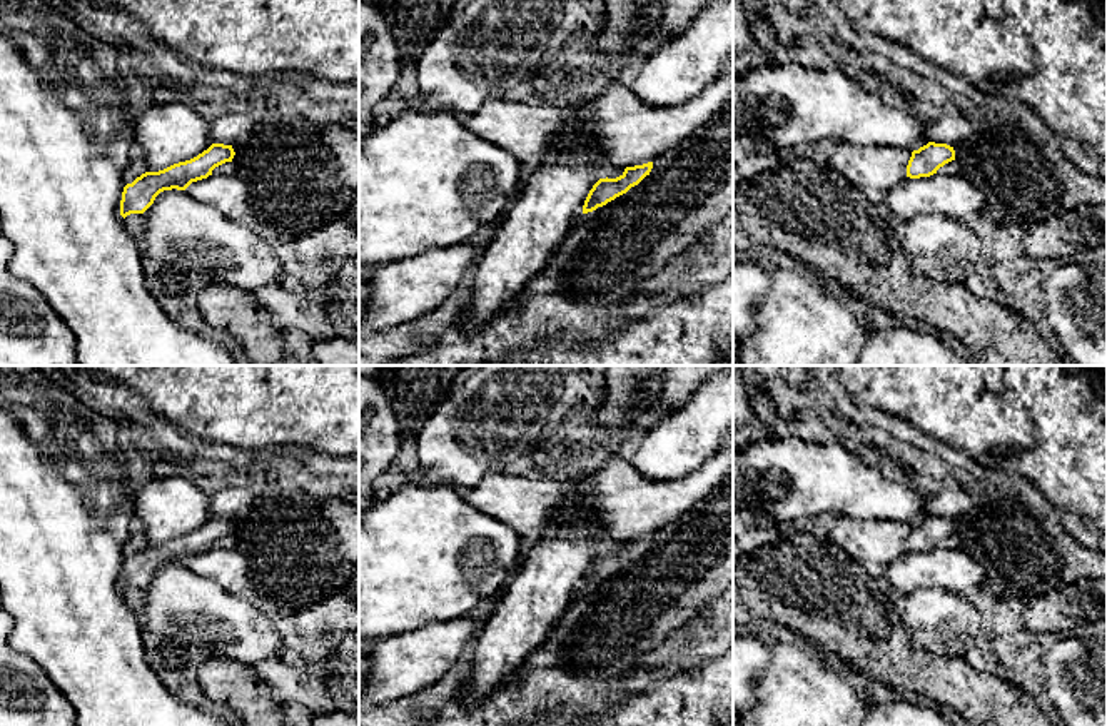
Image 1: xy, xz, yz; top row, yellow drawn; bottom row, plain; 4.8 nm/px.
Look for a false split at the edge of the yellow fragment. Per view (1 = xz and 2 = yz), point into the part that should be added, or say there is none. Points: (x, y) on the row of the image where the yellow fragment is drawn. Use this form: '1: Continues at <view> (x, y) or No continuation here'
1: No continuation here
2: No continuation here

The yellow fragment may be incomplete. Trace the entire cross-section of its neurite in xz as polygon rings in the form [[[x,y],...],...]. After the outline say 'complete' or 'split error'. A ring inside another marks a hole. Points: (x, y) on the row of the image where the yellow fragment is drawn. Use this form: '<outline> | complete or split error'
[[[648,162],[643,165],[626,167],[616,179],[599,179],[584,200],[583,214],[593,212],[626,194],[631,187],[638,185],[646,175],[650,175],[651,169],[653,162]]] | complete

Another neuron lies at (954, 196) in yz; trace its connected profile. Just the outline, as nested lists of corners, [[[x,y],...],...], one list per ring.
[[[933,174],[910,179],[888,189],[888,209],[902,220],[927,214],[945,214],[960,220],[977,219],[987,204],[987,195],[973,182],[960,175]]]

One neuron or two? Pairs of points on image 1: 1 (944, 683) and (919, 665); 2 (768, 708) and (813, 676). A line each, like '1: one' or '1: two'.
1: one
2: one

